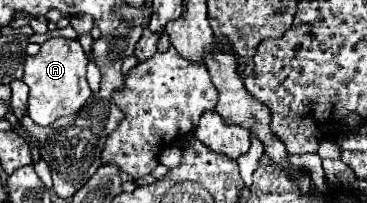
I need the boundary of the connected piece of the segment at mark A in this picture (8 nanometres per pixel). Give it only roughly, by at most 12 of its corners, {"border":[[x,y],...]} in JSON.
{"border":[[78,40],[26,56],[28,116],[48,126],[92,96]]}

